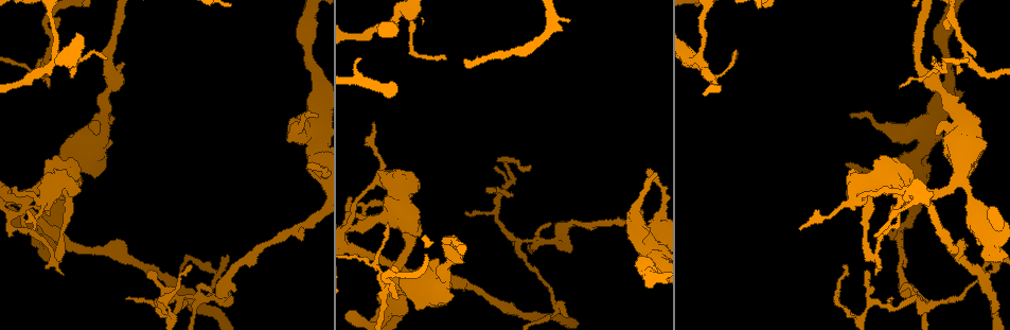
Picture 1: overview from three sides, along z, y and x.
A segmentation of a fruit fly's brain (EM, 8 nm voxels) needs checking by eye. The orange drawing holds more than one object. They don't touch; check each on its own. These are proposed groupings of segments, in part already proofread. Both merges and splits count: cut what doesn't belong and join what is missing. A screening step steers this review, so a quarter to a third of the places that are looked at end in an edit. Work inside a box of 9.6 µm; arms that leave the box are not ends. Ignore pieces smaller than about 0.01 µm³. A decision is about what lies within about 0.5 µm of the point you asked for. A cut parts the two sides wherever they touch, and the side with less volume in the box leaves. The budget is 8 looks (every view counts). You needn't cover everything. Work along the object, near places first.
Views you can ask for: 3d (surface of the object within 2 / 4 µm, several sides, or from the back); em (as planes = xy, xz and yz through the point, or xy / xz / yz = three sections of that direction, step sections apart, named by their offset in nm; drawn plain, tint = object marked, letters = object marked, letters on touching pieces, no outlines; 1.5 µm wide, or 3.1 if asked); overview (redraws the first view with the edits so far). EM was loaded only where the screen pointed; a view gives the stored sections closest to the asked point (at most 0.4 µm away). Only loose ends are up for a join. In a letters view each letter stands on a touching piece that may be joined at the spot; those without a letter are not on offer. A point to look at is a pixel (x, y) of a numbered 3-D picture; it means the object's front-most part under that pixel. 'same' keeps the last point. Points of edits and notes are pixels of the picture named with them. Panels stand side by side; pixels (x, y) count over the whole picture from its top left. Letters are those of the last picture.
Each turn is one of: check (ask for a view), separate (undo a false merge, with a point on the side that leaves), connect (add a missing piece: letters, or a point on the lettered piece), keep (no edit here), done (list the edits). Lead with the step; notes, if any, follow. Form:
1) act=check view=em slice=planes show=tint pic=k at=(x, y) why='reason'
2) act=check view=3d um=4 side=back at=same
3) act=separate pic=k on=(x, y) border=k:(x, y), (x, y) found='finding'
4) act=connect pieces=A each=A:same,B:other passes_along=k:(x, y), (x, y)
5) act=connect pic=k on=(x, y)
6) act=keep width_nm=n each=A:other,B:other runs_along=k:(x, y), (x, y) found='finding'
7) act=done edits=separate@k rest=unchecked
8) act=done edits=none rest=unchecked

act=check view=em slice=planes show=letters pic=1 at=(864, 272)

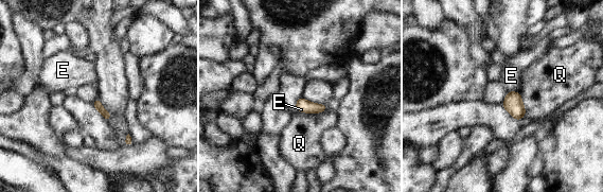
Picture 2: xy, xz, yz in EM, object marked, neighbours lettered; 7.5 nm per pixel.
act=connect pic=2 on=(511, 75) each=E:same,Q:other passes_along=2:(513, 104), (513, 91), (511, 75) found='it goes on there'

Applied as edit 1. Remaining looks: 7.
act=check view=em slice=planes show=letters pic=1 at=(44, 59) why='arms part here'

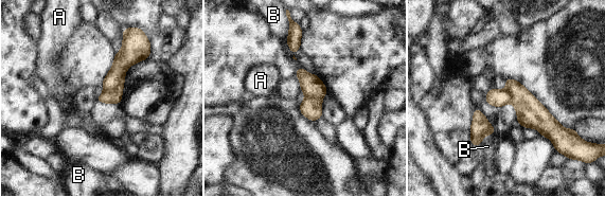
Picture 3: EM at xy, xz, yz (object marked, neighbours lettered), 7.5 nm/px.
act=separate pic=3 on=(126, 57) longest_contact=B:200nm each=A:other,B:other border=3:(124, 78), (113, 89), (103, 92) found='a second neuron is stuck on'

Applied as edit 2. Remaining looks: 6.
act=done edits=connect@2,separate@3 rest=unchecked

